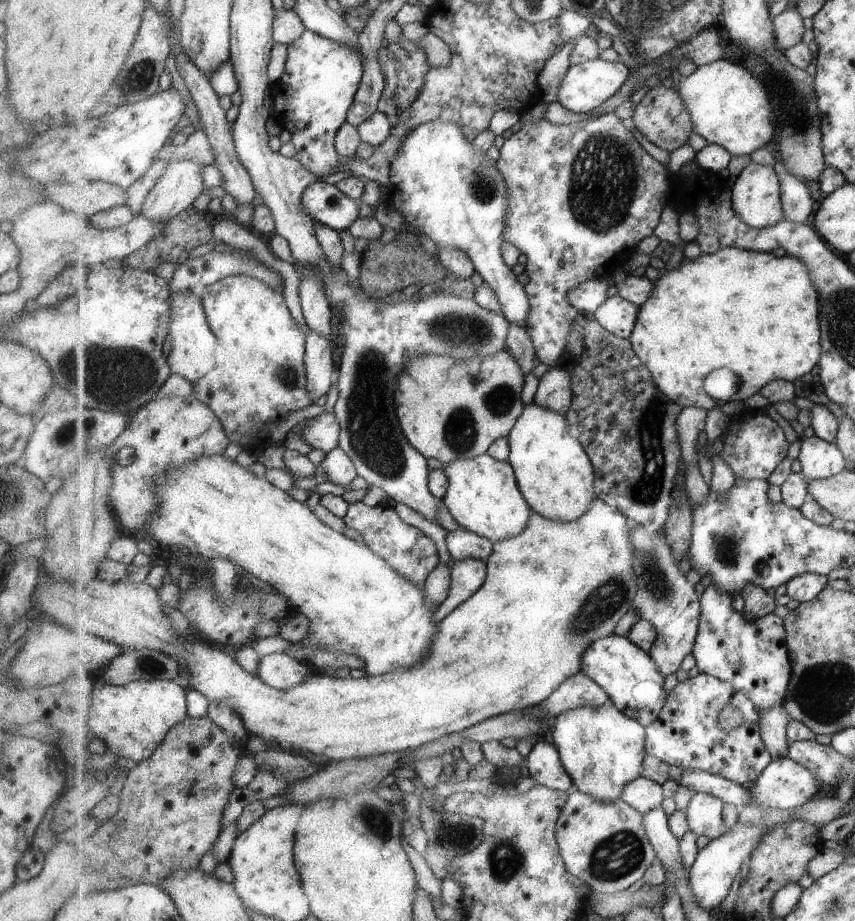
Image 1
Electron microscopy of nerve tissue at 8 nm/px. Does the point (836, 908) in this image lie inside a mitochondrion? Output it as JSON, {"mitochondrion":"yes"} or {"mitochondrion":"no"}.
{"mitochondrion":"yes"}

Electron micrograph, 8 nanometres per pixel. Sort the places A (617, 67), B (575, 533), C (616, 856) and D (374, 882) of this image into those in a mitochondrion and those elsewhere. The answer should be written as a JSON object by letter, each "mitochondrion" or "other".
{"A":"other","B":"other","C":"mitochondrion","D":"other"}

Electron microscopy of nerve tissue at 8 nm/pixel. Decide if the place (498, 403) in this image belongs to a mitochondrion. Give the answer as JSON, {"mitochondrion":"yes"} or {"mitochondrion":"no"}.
{"mitochondrion":"yes"}

